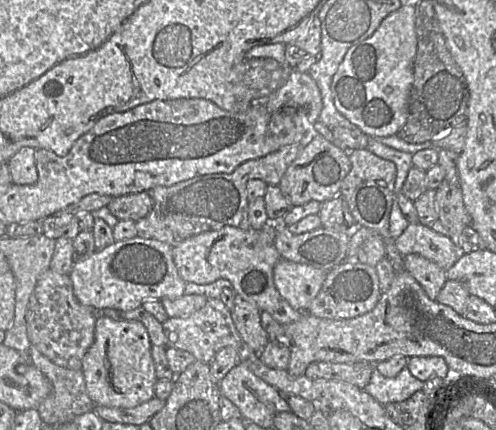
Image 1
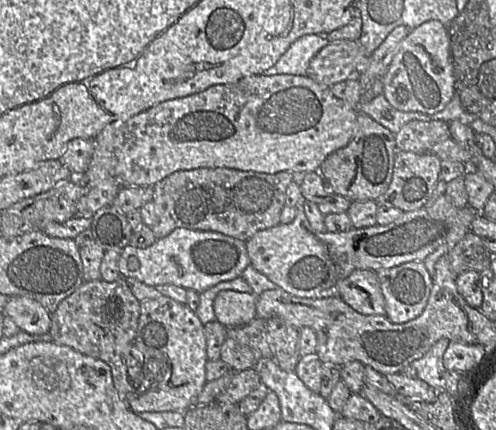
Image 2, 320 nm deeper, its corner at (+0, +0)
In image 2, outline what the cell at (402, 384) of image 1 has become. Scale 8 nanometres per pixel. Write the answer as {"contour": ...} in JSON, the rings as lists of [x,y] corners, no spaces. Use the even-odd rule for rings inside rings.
{"contour":[[[442,338],[420,359],[411,363],[416,370],[416,377],[423,380],[439,393],[445,389],[445,372],[443,355],[450,344],[450,340]]]}

